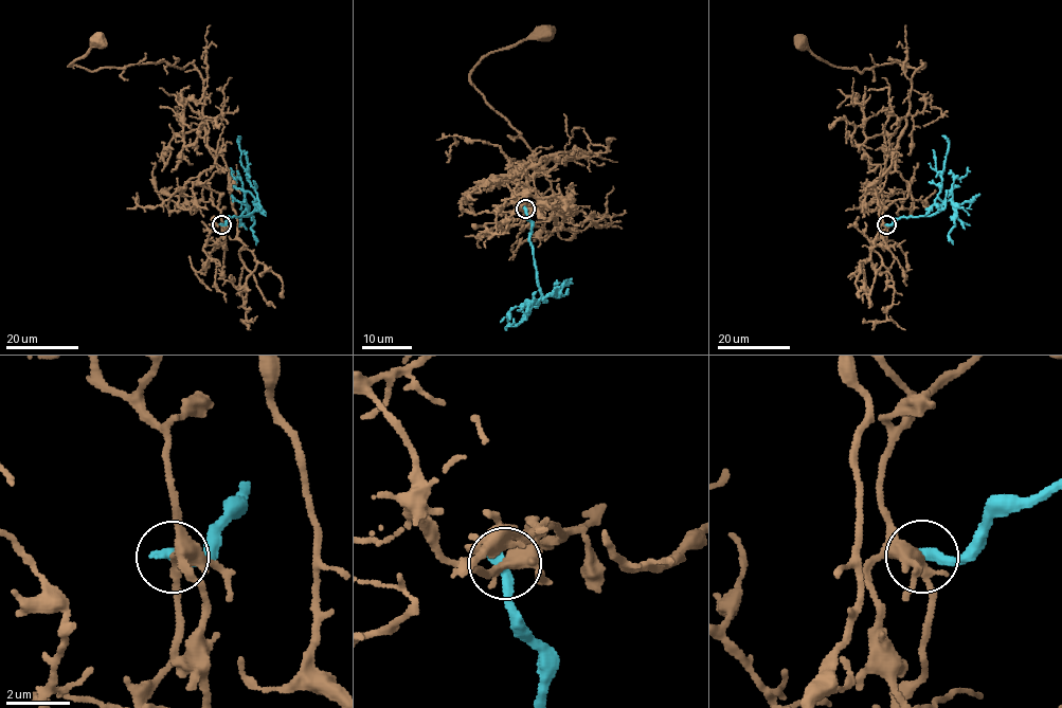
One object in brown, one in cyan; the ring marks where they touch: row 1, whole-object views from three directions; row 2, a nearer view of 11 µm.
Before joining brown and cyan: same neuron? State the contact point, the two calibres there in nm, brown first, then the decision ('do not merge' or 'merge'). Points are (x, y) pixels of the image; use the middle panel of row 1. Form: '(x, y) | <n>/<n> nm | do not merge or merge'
(525, 209) | 360/380 nm | do not merge

